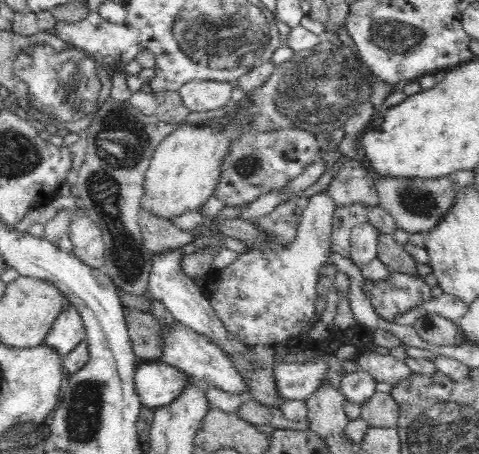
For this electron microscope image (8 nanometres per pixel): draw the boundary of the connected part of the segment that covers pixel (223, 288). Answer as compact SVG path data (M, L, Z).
M328 190L314 192L310 204L304 210L298 226L298 238L282 250L252 250L240 254L236 264L222 274L210 272L204 284L204 296L216 310L216 316L224 322L224 328L234 334L244 346L280 344L306 330L306 324L314 316L316 286L320 282L320 268L334 254L332 250L332 220L336 204Z

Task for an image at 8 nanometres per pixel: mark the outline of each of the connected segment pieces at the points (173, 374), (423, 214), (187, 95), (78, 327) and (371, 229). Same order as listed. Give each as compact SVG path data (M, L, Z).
M160 360L140 364L134 376L138 398L142 406L150 410L166 408L178 402L178 398L182 398L186 390L194 386L194 380L196 378L182 372L180 368L164 364Z
M380 178L376 182L380 206L388 210L394 218L400 230L406 230L410 234L426 234L430 232L452 208L454 204L454 186L450 178L430 178L430 180L406 180L406 178Z
M192 80L180 88L180 94L190 112L218 110L218 108L230 104L232 82L216 82L216 80L196 82L196 80Z
M66 302L64 310L58 314L52 330L48 332L46 344L56 348L58 354L64 358L82 340L86 340L84 318L82 318L80 310L72 302Z
M360 224L352 230L352 256L350 260L358 266L364 268L368 262L378 262L378 238L380 238L380 230L376 226L368 224Z

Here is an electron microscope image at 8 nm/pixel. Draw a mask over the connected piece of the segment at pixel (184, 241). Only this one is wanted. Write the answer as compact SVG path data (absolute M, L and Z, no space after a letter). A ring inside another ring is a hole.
M140 206L140 218L138 218L138 226L142 232L142 240L148 246L150 252L160 254L166 250L178 250L182 246L188 246L196 236L182 228L178 228L176 224L172 224L168 218L156 216L150 210L144 210Z

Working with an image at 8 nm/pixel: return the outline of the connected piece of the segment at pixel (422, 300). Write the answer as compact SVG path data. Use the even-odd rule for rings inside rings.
M392 272L384 282L366 282L364 294L370 298L380 318L392 320L396 314L404 314L432 300L432 288L420 276Z

